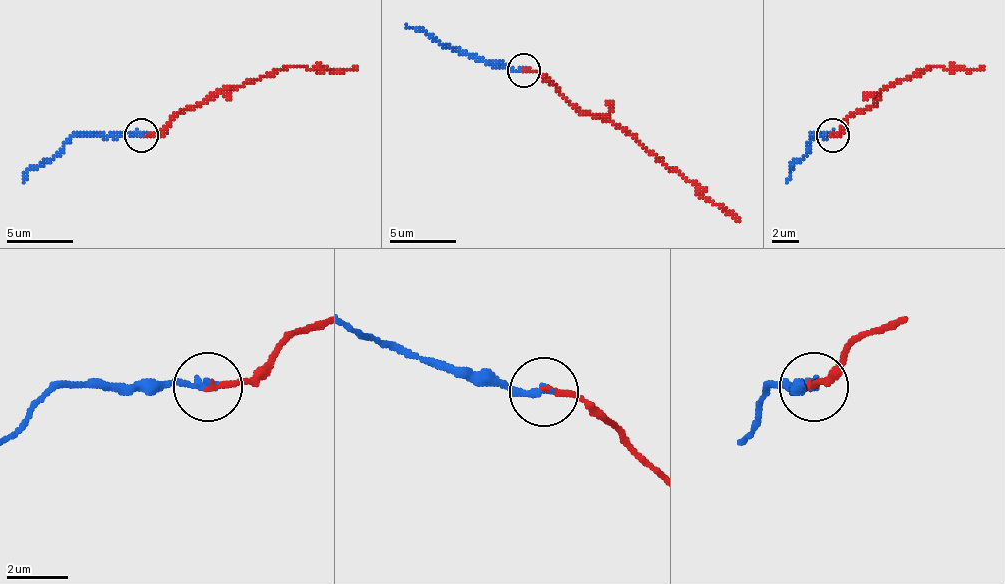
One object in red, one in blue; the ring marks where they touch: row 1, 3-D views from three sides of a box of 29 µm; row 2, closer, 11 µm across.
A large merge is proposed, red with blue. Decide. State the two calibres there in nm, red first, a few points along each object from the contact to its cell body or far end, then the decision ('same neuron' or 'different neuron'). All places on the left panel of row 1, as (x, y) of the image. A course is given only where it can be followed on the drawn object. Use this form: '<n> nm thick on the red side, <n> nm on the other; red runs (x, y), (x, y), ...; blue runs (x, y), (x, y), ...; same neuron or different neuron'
200 nm thick on the red side, 240 nm on the other; red runs (140, 136), (153, 136), (177, 113), (287, 66), (356, 66); blue runs (140, 136), (73, 136), (30, 169), (24, 182); same neuron

